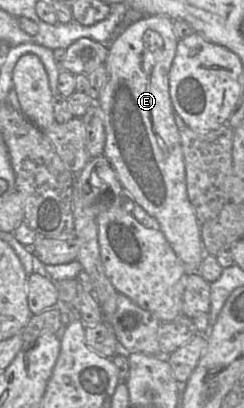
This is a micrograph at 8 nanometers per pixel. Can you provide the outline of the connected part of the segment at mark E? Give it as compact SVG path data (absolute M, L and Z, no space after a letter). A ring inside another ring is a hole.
M144 16L130 24L109 43L108 55L104 63L108 81L95 103L103 112L106 133L103 155L115 170L121 185L136 204L158 221L159 230L186 268L189 271L198 271L205 253L201 241L200 224L187 193L180 133L174 119L169 88L169 72L178 41L173 20L168 16Z

